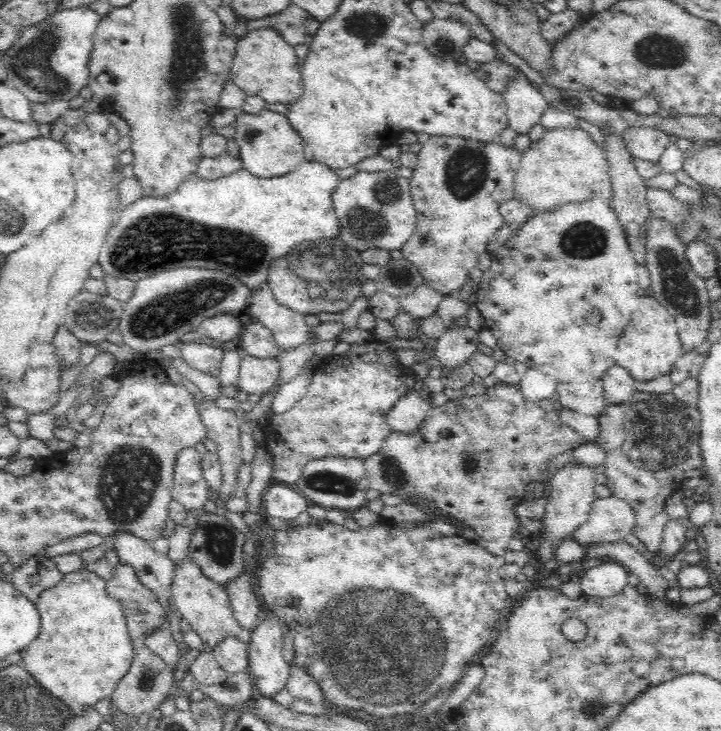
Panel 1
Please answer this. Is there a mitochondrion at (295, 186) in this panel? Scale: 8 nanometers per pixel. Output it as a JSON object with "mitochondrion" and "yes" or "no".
{"mitochondrion":"no"}

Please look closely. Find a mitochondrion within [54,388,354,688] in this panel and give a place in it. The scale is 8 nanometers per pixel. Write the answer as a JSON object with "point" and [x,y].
{"point":[129,481]}

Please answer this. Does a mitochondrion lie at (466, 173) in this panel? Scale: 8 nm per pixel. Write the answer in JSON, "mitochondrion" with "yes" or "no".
{"mitochondrion":"yes"}

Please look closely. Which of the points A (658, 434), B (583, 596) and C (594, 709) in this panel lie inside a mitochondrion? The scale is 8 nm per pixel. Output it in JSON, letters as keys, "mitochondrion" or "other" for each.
{"A":"mitochondrion","B":"other","C":"mitochondrion"}

